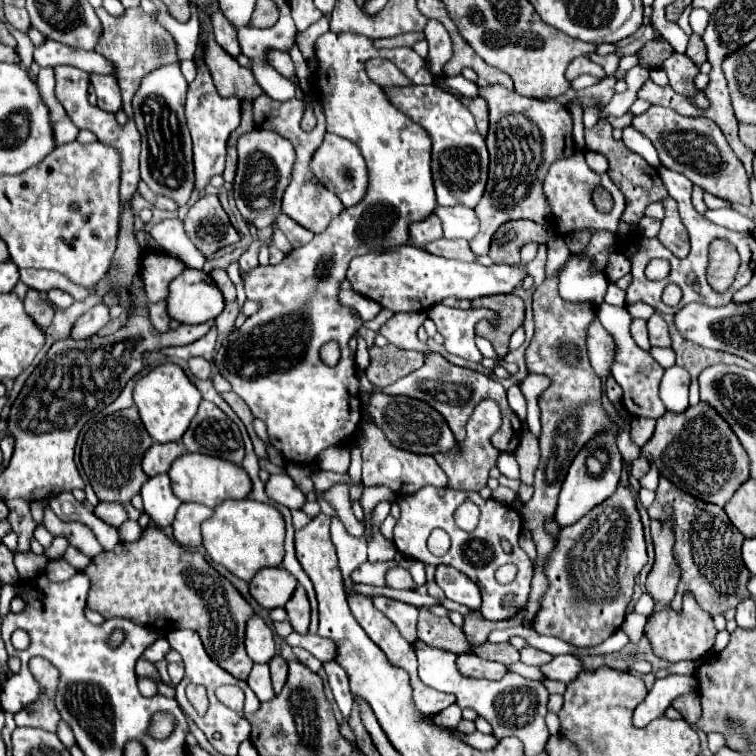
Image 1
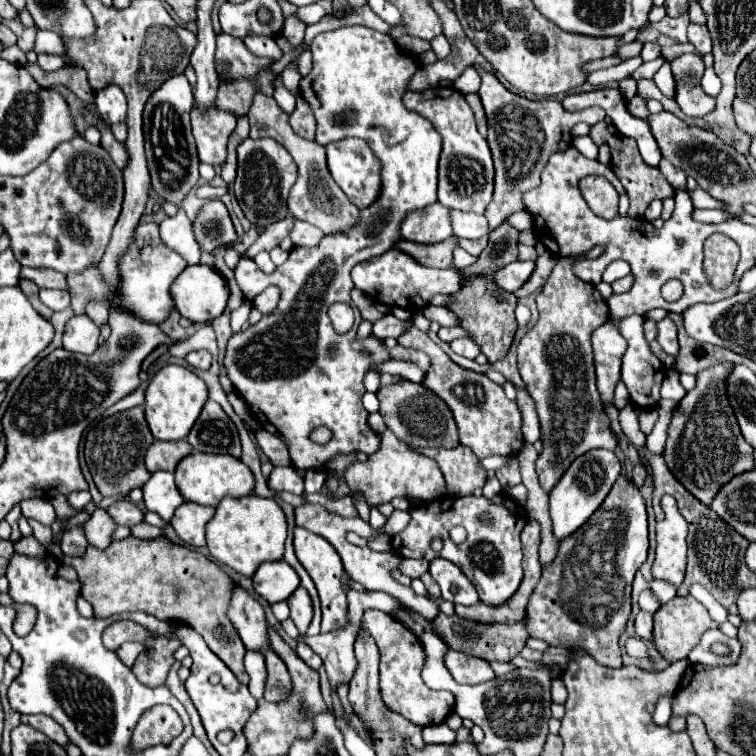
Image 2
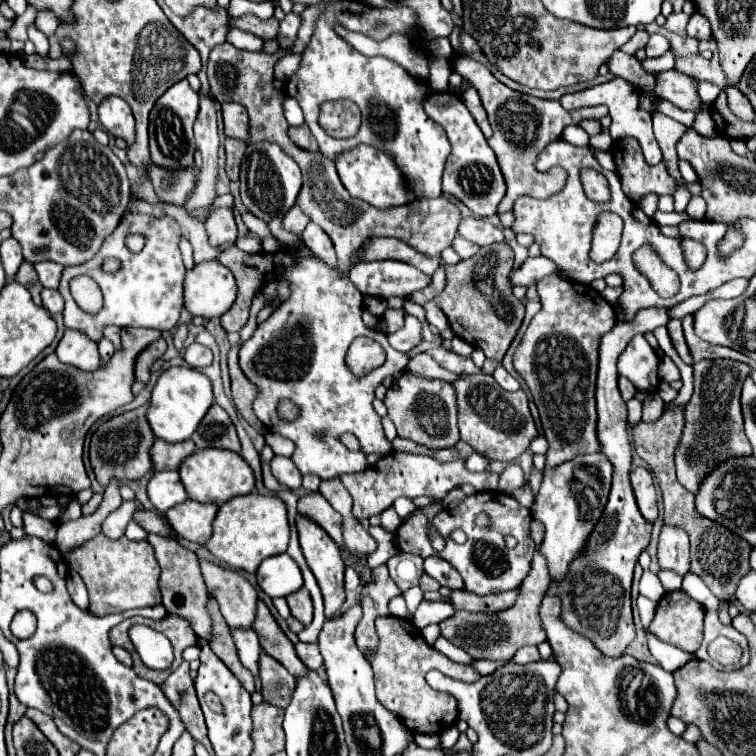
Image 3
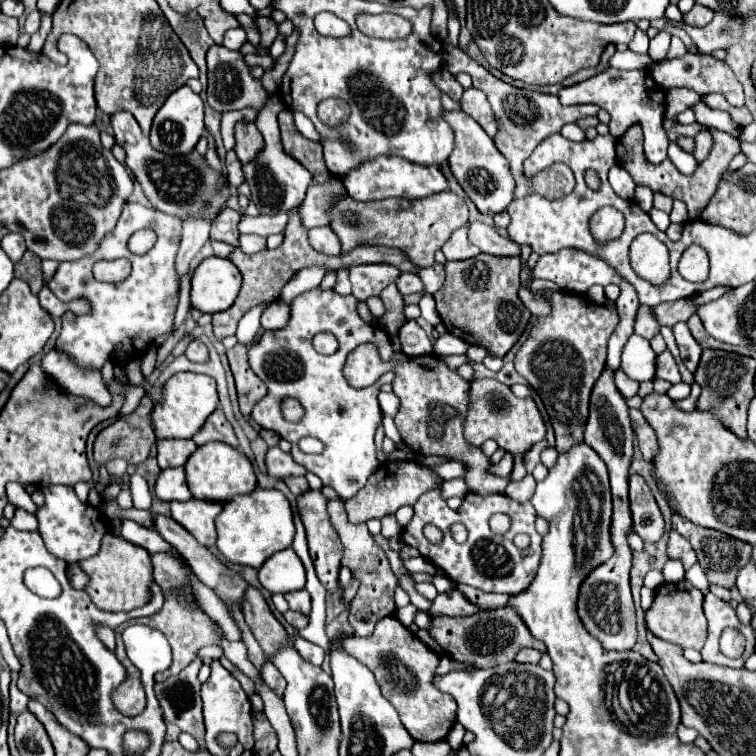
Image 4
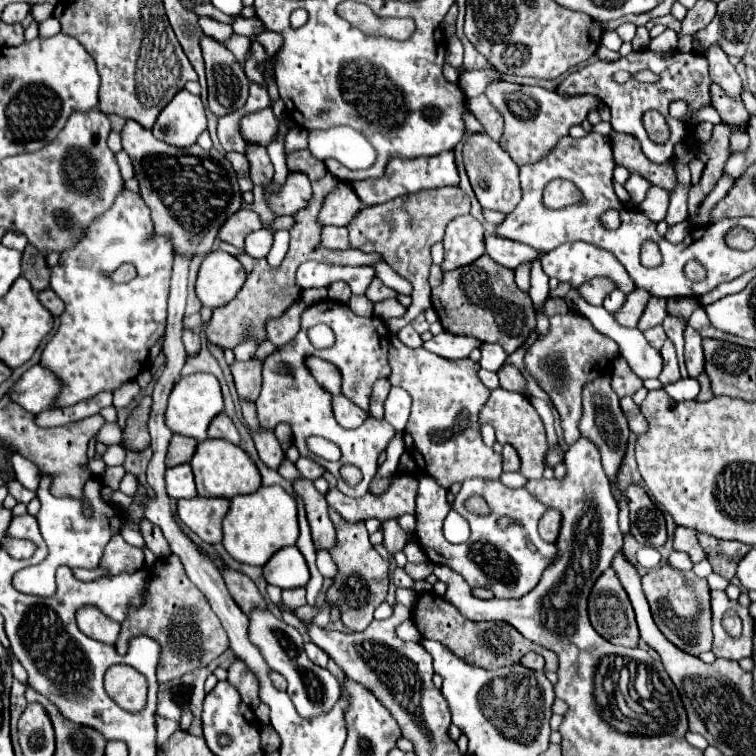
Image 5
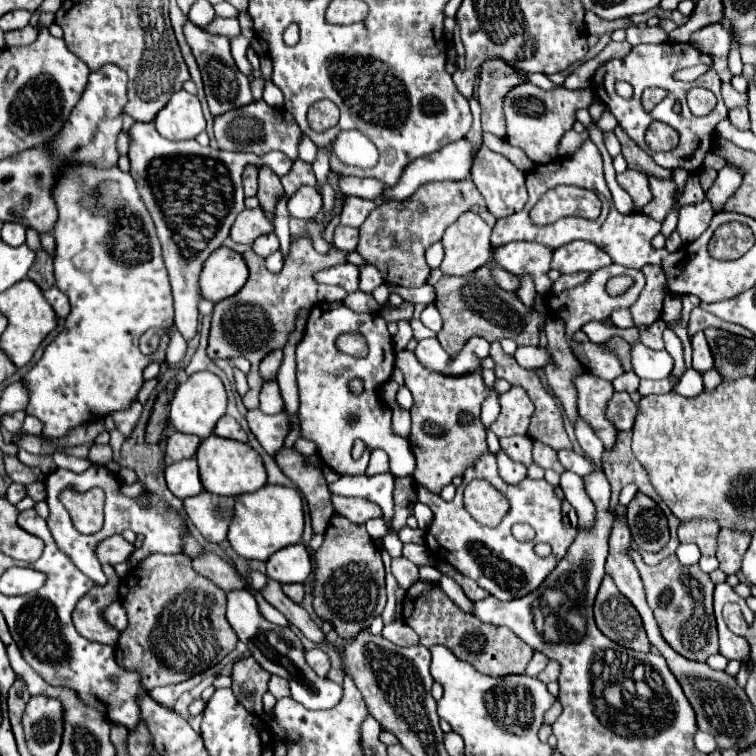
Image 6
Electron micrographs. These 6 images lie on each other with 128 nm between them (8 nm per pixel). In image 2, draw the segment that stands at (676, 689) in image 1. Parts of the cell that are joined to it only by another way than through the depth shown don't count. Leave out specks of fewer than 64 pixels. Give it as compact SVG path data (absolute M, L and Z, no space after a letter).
M666 694L666 696L660 696L654 712L652 712L652 722L658 724L658 726L666 726L670 716L672 716L672 700L674 700L674 694Z

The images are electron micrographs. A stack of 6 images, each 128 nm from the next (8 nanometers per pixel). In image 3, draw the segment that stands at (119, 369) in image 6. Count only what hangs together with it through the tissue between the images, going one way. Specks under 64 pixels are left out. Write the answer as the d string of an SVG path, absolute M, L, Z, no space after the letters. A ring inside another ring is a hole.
M138 212L126 214L122 218L122 222L118 224L118 228L112 232L112 236L108 236L108 240L104 240L100 252L92 260L88 260L88 264L64 268L60 288L58 288L66 300L64 324L68 328L84 330L96 342L102 338L102 328L106 324L156 328L160 332L172 330L176 326L180 310L184 306L182 304L182 282L184 282L186 268L182 264L182 256L180 256L180 248L178 248L180 236L182 236L180 226L168 216L154 218L154 216L146 216L146 214L138 214ZM128 234L142 234L146 238L146 246L136 254L130 252L126 246ZM106 258L118 258L122 262L122 268L116 272L104 272L102 264ZM78 274L88 274L90 278L94 278L98 282L98 286L104 294L104 306L100 312L88 314L74 302L68 282Z

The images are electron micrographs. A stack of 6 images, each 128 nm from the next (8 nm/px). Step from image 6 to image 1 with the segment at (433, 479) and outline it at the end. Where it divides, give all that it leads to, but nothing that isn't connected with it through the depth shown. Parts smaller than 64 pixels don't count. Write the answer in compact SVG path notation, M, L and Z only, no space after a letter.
M372 394L370 400L362 408L374 420L374 424L386 434L388 442L396 448L410 450L414 454L432 454L434 456L438 452L448 452L456 446L456 440L454 440L448 424L442 420L442 416L420 400L408 400L406 396L390 398L384 394Z

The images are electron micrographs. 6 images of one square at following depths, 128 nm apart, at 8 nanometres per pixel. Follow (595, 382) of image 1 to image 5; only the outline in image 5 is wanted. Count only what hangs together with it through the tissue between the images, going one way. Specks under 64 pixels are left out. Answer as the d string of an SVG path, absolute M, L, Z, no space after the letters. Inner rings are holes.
M644 290L632 292L632 296L626 298L624 306L618 312L614 312L616 322L622 324L622 326L636 326L636 322L642 316L642 310L644 310L644 306L646 306L648 300L650 300L648 292L644 292ZM576 312L552 316L548 332L544 336L538 336L536 342L526 350L524 366L536 380L536 384L550 396L554 408L558 410L564 430L564 442L568 446L580 438L578 422L582 416L584 386L602 376L616 356L616 342L600 334L586 316L580 316Z

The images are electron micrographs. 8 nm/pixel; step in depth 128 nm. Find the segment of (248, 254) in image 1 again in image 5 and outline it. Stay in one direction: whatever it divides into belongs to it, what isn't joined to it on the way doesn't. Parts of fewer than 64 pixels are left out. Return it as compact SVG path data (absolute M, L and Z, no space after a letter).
M338 182L336 188L326 194L318 214L318 222L324 226L346 226L360 208L360 198L352 192L352 188L346 182Z

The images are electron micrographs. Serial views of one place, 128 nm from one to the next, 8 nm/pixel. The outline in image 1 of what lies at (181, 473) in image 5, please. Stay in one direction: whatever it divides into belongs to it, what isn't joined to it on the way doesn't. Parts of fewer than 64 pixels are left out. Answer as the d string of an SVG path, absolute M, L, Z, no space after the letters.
M160 474L154 478L148 478L148 482L142 486L142 500L146 514L156 522L156 526L164 528L170 526L174 520L174 514L178 506L182 504L170 488L168 474Z

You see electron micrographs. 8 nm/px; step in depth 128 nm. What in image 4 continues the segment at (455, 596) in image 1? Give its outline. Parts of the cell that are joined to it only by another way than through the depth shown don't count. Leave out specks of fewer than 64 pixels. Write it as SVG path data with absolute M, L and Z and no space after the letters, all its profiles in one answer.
M422 556L406 560L404 566L406 566L408 572L426 572L426 574L430 574L430 576L440 576L440 578L446 576L446 572L444 572L440 566L436 566L432 560L422 558Z

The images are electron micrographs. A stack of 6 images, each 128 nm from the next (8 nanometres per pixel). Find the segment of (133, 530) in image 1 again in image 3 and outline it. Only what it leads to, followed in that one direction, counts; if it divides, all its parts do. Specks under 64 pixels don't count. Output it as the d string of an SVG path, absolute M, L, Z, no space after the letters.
M148 534L148 542L154 546L156 550L156 560L160 562L162 568L162 576L160 576L160 590L162 590L162 604L166 608L168 614L178 614L180 618L188 620L194 626L194 632L204 638L206 642L210 642L210 616L206 612L206 584L204 578L200 574L200 566L198 566L198 558L194 552L186 550L184 546L180 546L176 540L168 540L166 536L160 534Z

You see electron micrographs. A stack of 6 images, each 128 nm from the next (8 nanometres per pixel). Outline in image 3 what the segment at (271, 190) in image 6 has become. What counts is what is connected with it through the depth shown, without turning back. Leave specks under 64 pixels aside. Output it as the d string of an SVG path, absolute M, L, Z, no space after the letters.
M224 102L222 116L224 116L226 136L248 142L248 112L246 112L246 108L242 108L242 104L238 104L238 102Z

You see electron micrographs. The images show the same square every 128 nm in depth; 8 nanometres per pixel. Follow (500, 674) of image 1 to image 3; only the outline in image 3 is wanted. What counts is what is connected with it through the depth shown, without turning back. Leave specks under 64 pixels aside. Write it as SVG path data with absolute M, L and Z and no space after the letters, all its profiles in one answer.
M394 616L376 618L376 630L378 630L380 644L378 644L376 652L370 656L370 664L374 668L376 696L378 696L380 704L384 704L384 708L394 712L404 722L404 726L414 734L418 734L418 732L440 734L446 728L450 728L458 718L456 698L452 694L432 690L424 680L426 672L436 668L442 674L462 680L462 682L476 682L482 678L482 674L476 672L472 666L452 662L448 656L444 656L436 648L428 646L426 640L422 638L420 630L408 620L400 620Z

